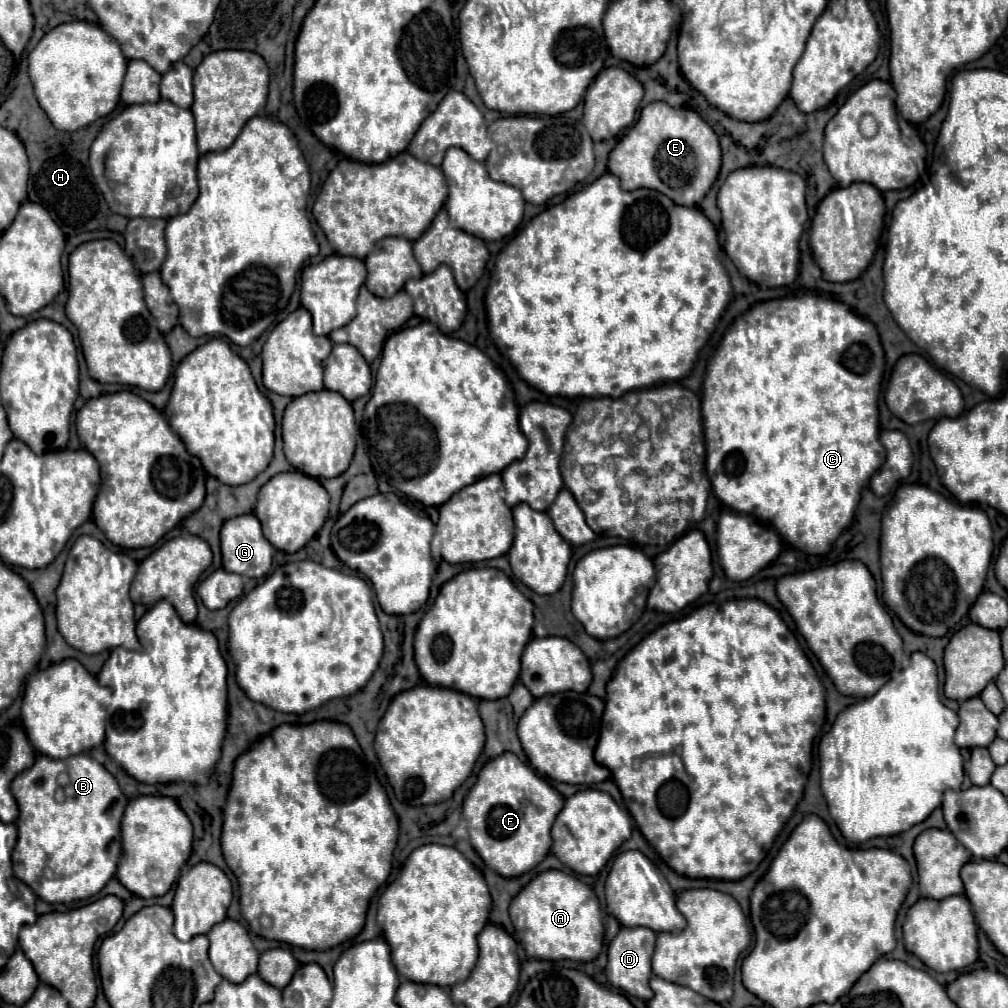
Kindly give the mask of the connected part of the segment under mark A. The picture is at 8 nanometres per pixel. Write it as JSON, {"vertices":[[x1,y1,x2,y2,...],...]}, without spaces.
{"vertices":[[549,869,539,873,523,887,509,907,515,933,525,947,525,953,535,959,549,961,593,961,603,947,603,915,595,891,577,877]]}

